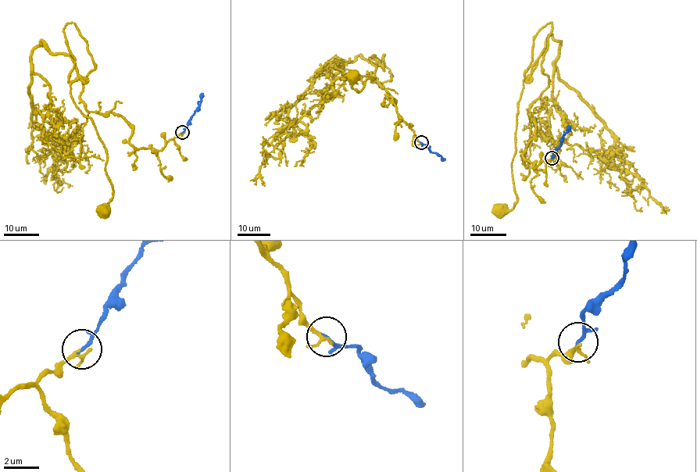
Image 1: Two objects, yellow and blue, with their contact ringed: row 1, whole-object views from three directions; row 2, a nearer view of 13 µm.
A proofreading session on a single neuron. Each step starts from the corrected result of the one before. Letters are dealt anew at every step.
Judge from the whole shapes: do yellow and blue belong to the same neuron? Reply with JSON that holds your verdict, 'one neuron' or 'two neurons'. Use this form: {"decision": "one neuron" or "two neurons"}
{"decision": "one neuron"}

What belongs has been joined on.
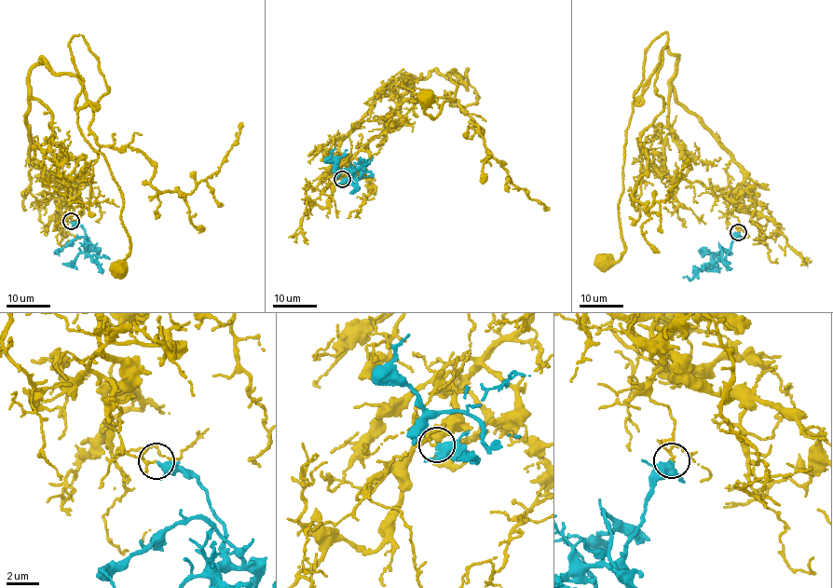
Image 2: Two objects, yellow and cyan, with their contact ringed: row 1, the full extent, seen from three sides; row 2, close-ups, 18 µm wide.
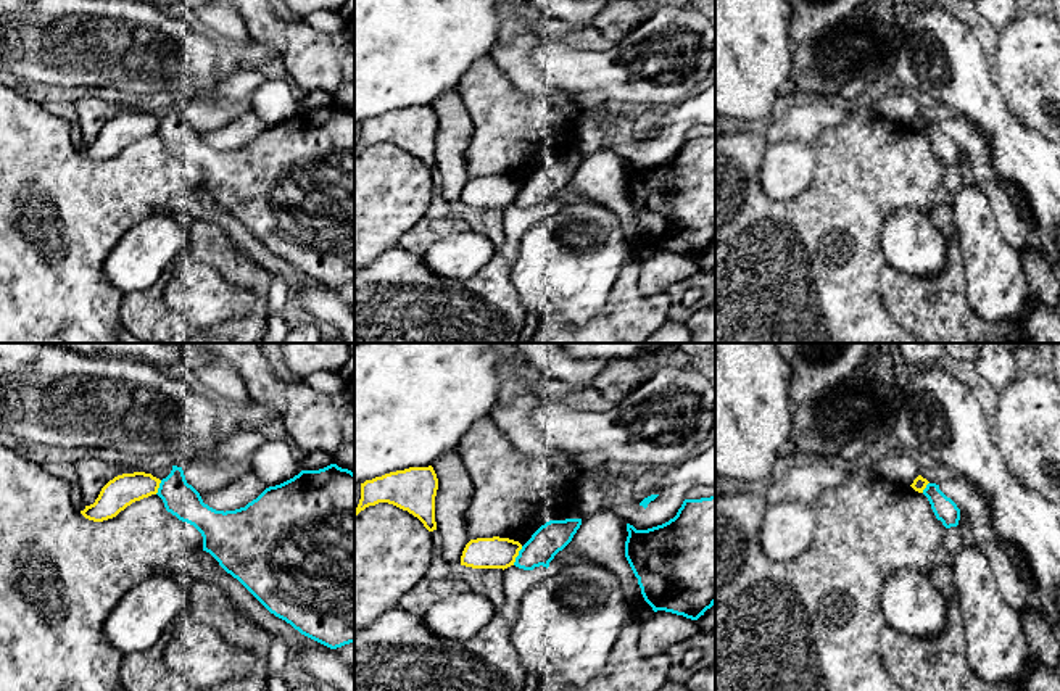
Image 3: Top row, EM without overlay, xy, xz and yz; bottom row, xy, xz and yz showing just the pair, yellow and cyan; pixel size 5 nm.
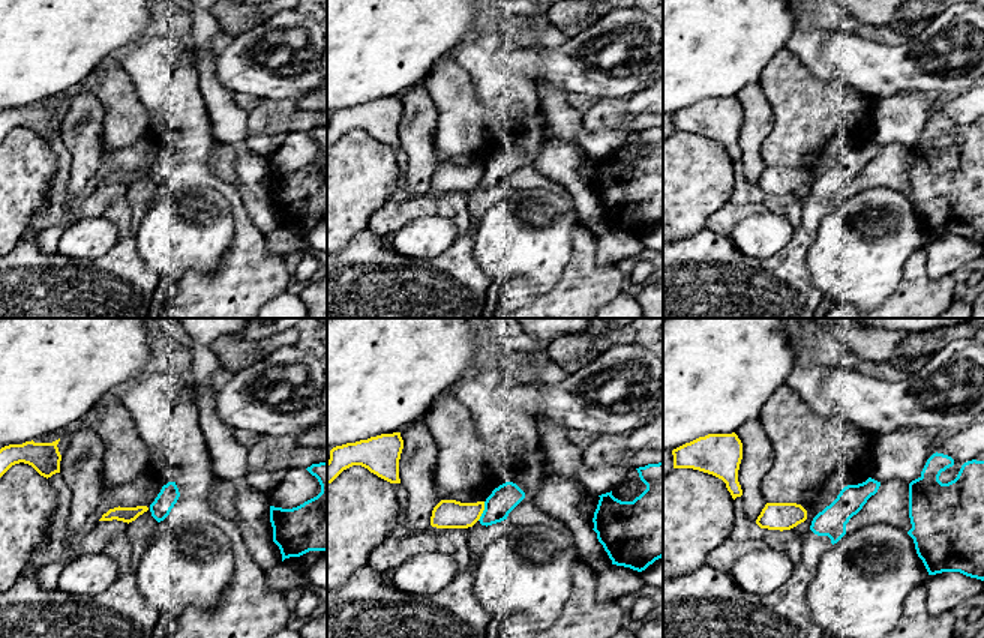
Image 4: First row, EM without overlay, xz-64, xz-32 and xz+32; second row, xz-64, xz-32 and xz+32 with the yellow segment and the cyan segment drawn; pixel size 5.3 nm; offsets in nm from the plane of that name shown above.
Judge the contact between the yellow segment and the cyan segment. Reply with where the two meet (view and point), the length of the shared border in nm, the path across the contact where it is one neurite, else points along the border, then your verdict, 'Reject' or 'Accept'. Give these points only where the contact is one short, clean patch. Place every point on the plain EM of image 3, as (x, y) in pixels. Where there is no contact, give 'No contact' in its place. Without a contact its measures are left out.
Touches yellow at xz (517, 194). Shared border 110 nm. Boundary: xz (522, 186), (513, 203). Reject

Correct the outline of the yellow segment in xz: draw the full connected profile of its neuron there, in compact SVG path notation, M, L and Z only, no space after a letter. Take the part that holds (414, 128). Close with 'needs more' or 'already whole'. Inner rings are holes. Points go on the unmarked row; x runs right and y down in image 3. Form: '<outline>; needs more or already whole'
M432 105L409 106L361 122L361 139L354 155L379 142L393 143L417 156L429 171L437 169L435 135L438 118Z; already whole

